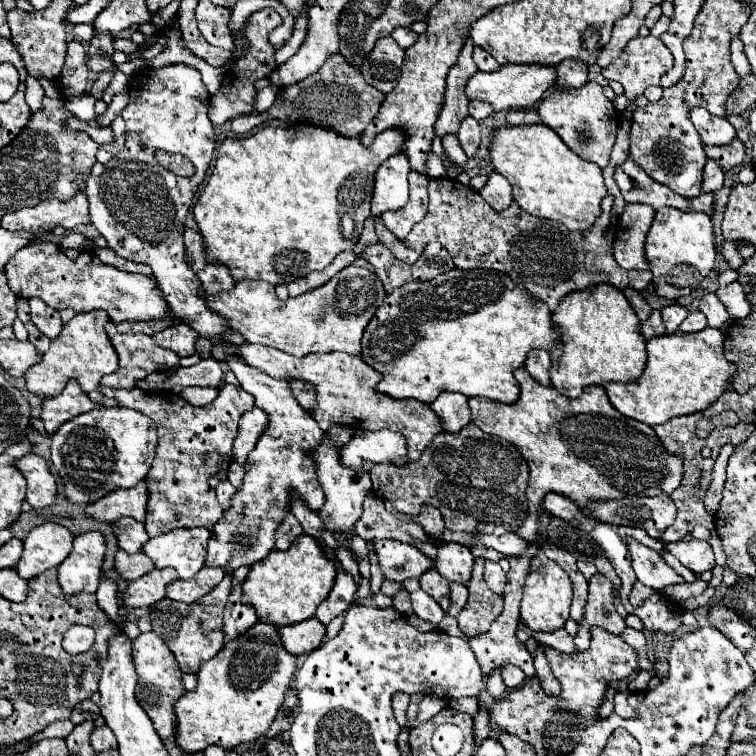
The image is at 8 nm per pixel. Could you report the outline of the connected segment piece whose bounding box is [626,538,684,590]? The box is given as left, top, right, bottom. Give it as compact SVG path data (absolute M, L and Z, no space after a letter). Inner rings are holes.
M626 538L626 546L632 554L632 568L644 586L662 590L664 586L684 582L652 548L646 548L634 538Z

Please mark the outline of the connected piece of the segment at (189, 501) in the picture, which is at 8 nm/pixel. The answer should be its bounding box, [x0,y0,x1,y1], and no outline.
[100,384,254,536]

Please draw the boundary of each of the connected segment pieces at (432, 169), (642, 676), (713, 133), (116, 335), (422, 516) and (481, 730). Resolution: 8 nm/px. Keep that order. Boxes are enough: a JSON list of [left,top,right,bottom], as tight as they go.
[[426,152,446,178],[628,668,656,693],[690,108,736,146],[106,322,180,380],[410,506,444,542],[474,704,490,746]]

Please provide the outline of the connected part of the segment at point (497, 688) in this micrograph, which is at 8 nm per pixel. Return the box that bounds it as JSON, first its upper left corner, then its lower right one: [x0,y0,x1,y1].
[486,666,506,698]

